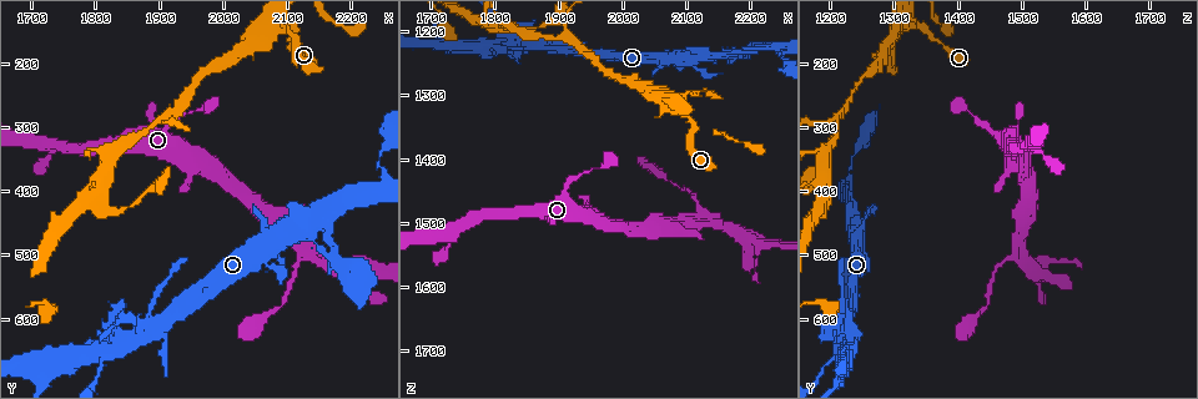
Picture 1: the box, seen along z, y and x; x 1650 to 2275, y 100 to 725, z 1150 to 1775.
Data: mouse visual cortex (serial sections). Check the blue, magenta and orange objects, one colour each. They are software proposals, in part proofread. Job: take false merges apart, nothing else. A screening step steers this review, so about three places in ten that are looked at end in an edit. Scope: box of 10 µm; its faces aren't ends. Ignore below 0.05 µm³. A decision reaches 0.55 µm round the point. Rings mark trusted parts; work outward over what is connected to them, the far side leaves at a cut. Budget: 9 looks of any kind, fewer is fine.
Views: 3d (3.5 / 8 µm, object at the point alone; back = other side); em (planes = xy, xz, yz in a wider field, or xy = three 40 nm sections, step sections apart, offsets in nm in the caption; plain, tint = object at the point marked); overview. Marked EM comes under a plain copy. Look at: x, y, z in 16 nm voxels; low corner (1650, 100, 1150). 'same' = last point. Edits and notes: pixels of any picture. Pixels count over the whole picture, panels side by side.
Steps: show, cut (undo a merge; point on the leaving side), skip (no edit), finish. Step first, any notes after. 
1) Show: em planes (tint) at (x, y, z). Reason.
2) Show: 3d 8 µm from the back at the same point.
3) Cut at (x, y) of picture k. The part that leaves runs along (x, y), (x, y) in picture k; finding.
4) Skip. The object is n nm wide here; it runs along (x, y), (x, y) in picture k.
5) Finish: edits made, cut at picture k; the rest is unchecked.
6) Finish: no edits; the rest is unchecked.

Show: 3d 3.5 µm at (2100, 140, 1335). Thin arm on a thick one.

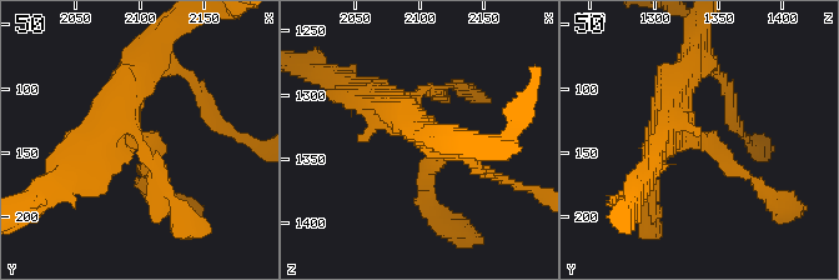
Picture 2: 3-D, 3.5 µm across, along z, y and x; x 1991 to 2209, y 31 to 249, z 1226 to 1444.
Show: em xy step 5 (tint) at (2098, 142, 1334).

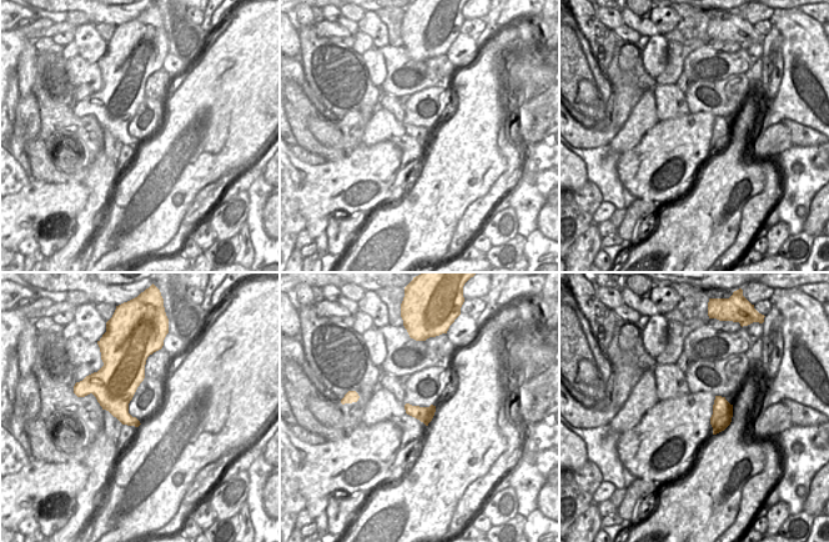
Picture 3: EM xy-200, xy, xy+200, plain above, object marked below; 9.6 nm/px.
Skip. All the same cell.

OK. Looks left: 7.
Show: 3d 8 µm from the back at (1915, 290, 1215). Arms part here.

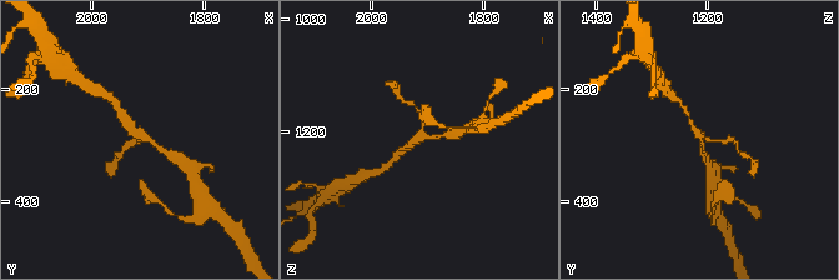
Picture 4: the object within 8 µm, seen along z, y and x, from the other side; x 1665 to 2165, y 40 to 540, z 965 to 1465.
Show: 3d 3.5 µm from the back at the same point.

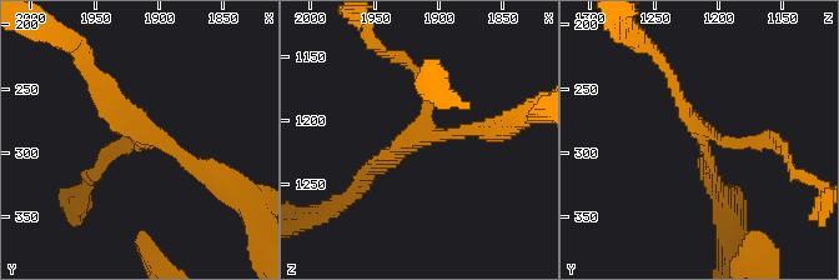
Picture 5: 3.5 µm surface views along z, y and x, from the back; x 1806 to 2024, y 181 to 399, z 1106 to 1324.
Show: em xy step 2 (tint) at (1912, 284, 1210). 3 arms meet here; the arms are 150, 150, 150 nm wide; now the EM.

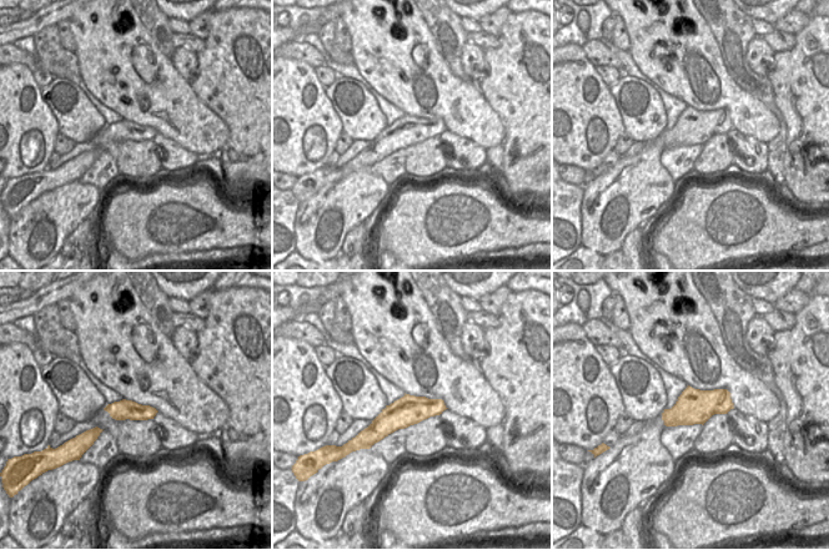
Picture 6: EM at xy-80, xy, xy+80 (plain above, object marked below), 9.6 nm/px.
Skip. The object is 280 nm wide here; it runs along (93, 75), (131, 129), (215, 171) in picture 5; all the same cell.

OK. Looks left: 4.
Show: 3d 8 µm at (1860, 625, 1225). Sharp bend.

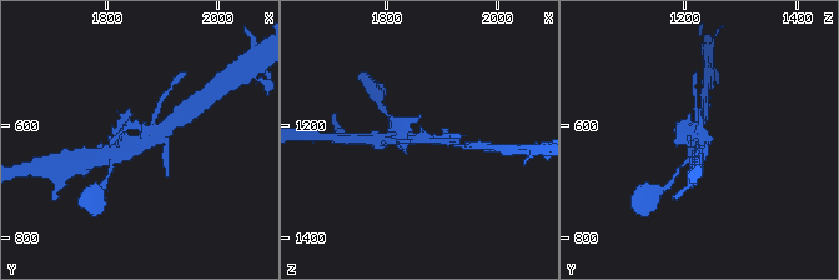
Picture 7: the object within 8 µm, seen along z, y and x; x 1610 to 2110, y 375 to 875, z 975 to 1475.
Show: 3d 3.5 µm at the same point. Closer look.

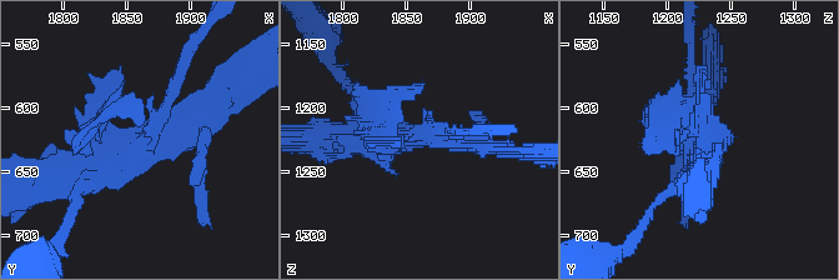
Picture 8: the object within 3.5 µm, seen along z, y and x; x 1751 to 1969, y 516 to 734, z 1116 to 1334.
Show: em planes (tint) at (1860, 628, 1222). Need the tissue.

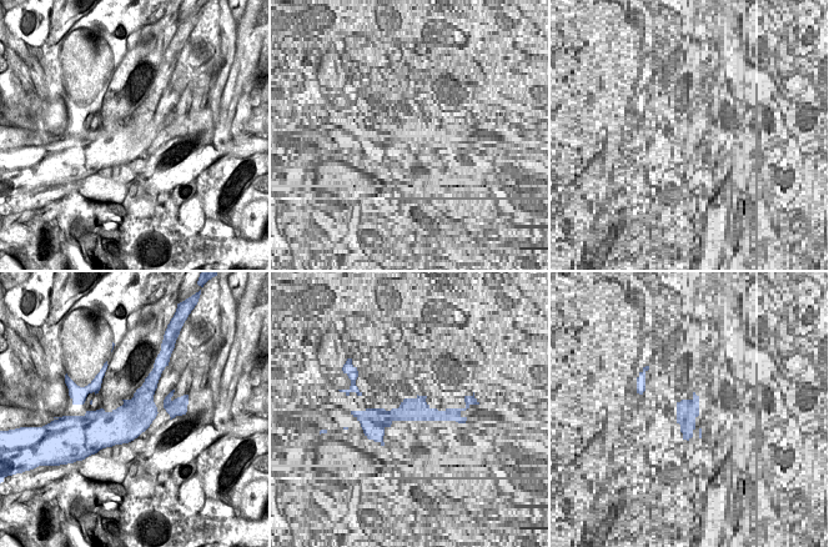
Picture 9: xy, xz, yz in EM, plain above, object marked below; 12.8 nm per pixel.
Skip. It runs along (214, 106), (69, 176) in picture 8; one cell here.

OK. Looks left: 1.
Finish: no edits; the rest is unchecked.

